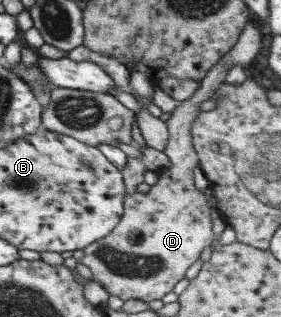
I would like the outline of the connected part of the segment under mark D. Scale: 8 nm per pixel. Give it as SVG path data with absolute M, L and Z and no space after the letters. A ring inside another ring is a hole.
M248 20L232 48L200 79L197 90L186 100L177 103L171 116L164 121L168 140L162 152L169 158L170 164L157 171L157 182L149 186L147 193L126 193L122 214L115 227L105 237L82 249L79 263L89 269L90 280L96 282L109 296L116 296L123 301L160 300L184 278L185 272L197 261L201 251L210 247L214 241L210 207L203 192L195 189L193 181L193 167L197 165L198 157L192 146L190 127L199 111L198 104L211 99L216 87L223 83L228 69L233 64L251 63L259 52L258 27L251 21L254 20Z

